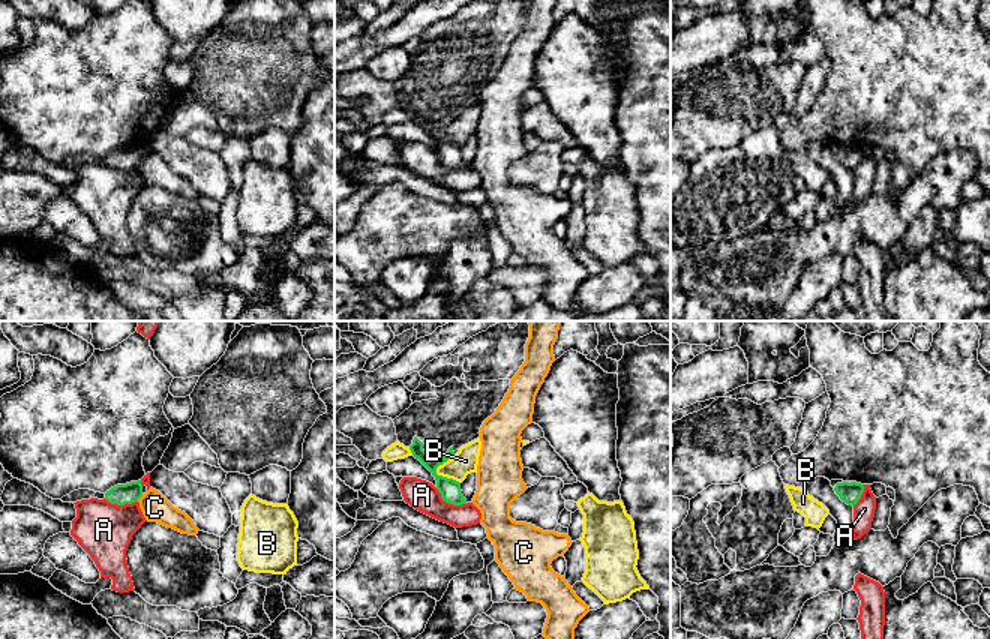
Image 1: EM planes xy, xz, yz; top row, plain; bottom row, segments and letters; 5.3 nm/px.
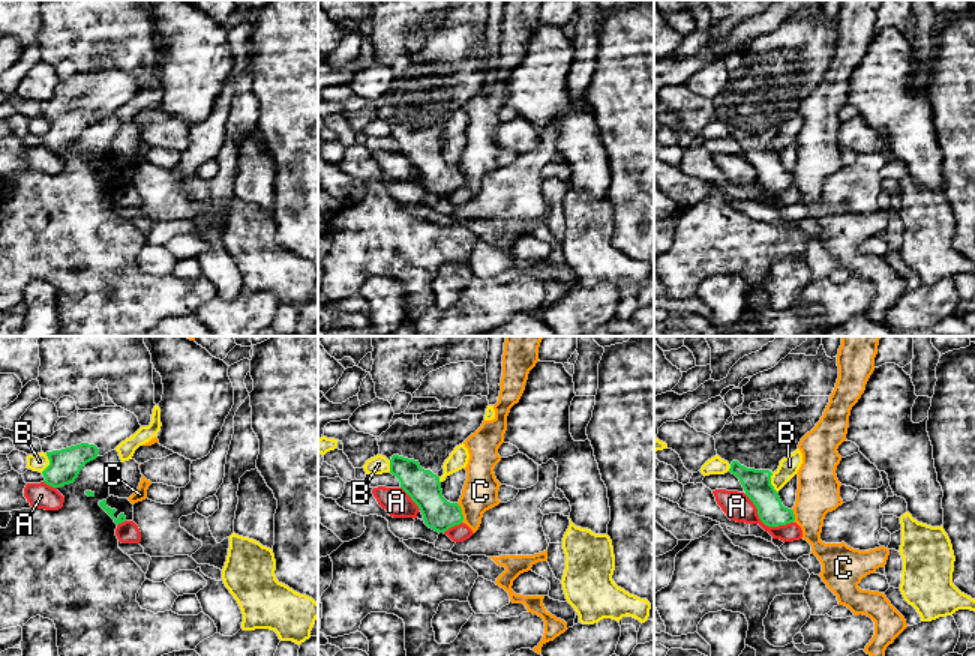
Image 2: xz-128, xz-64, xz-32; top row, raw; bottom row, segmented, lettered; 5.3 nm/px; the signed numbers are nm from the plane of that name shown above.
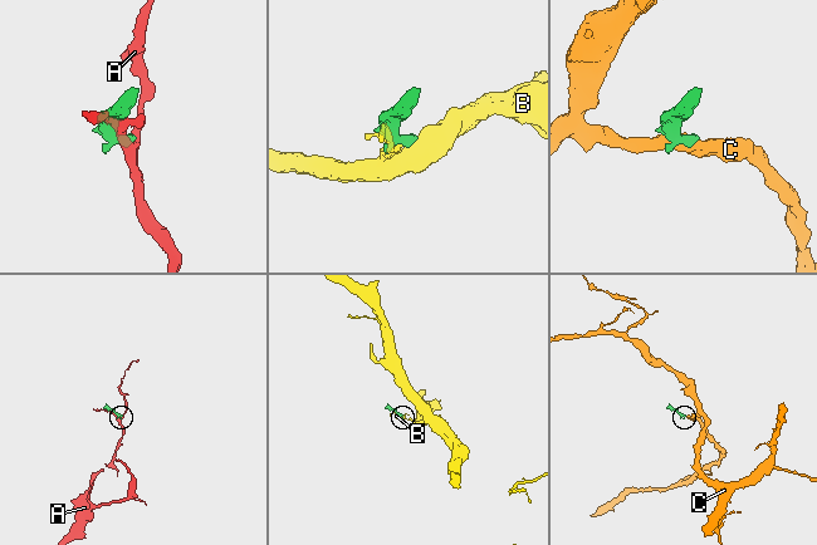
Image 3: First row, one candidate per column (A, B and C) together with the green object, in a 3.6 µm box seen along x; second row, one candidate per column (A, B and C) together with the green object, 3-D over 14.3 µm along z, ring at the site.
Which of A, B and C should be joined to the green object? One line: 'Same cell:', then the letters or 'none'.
Same cell: none

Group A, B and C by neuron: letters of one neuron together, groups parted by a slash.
A / B / C

